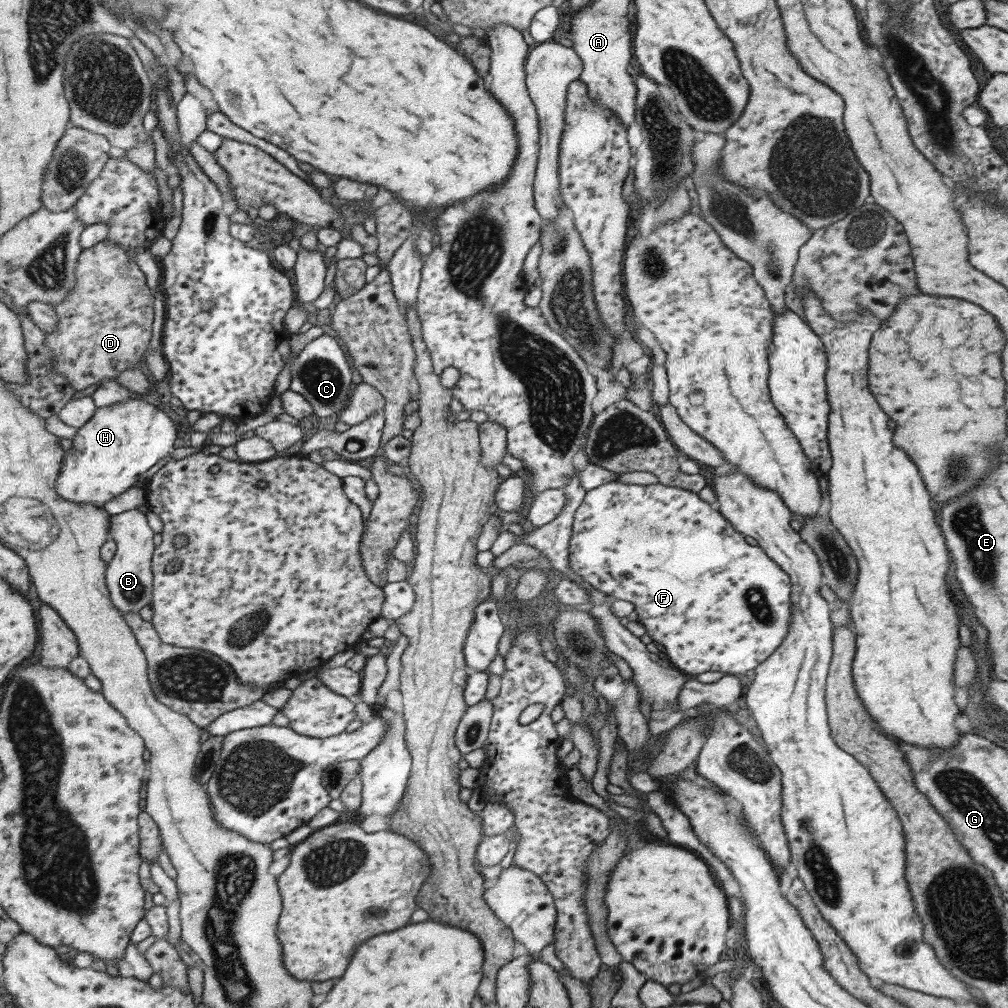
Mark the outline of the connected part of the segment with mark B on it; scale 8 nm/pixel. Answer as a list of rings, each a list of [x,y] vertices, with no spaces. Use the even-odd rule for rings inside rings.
[[[131,509],[109,516],[109,538],[115,541],[115,552],[106,563],[105,586],[113,606],[122,614],[139,612],[143,606],[149,606],[153,590],[150,558],[155,546],[152,537],[154,532],[149,528],[145,514]]]

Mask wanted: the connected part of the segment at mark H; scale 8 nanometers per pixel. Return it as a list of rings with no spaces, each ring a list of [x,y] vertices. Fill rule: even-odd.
[[[131,395],[124,402],[96,408],[91,418],[77,429],[71,440],[72,446],[61,460],[61,468],[55,480],[55,493],[60,498],[76,504],[93,504],[101,508],[113,496],[133,487],[142,472],[157,464],[165,456],[170,456],[177,438],[175,438],[175,426],[165,412]]]

